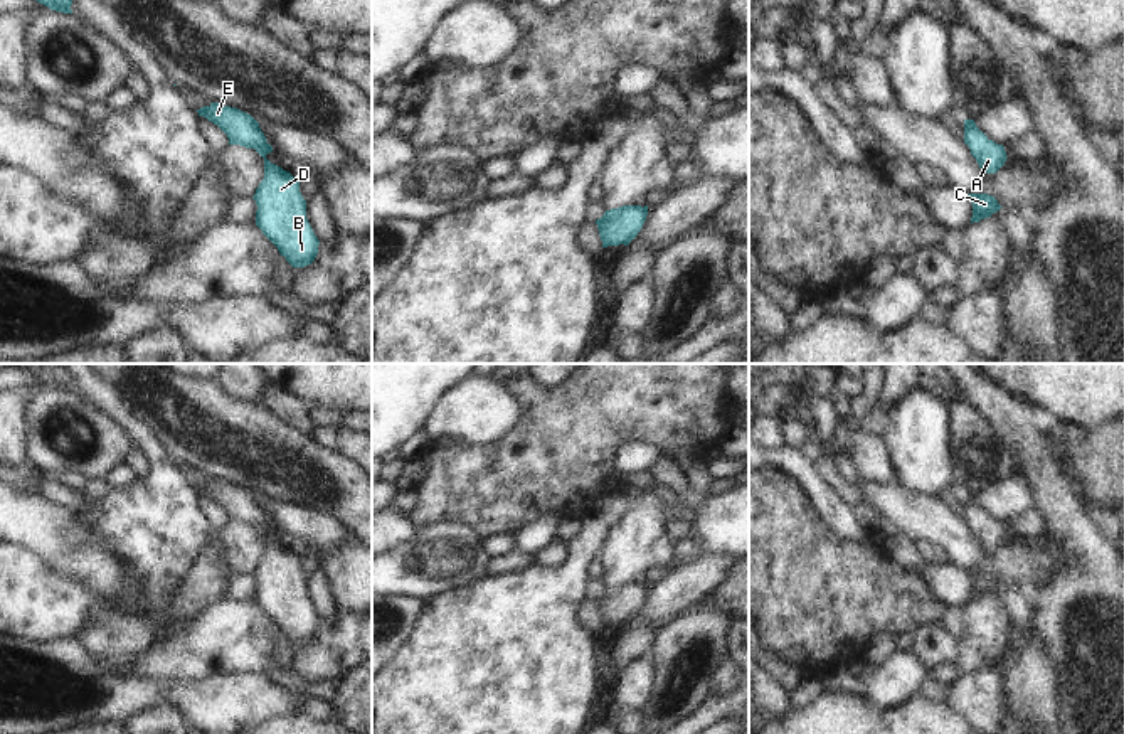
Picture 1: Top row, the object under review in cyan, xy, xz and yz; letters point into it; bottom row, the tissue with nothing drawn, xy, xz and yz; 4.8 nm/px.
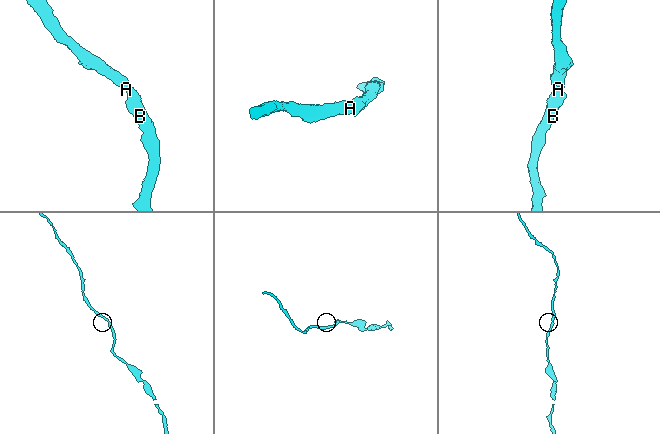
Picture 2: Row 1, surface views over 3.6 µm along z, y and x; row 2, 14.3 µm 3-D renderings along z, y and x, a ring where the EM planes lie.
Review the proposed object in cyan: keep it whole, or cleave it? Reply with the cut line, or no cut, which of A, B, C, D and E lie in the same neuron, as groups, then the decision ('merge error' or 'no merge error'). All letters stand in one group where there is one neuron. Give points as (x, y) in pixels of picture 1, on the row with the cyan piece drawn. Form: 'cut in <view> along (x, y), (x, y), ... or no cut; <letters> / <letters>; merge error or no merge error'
no cut; A B C D E; no merge error

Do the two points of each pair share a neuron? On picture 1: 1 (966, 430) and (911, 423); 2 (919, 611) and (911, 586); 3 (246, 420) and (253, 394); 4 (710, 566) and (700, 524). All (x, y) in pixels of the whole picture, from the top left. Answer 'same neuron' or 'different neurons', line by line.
1: different neurons
2: same neuron
3: different neurons
4: different neurons

